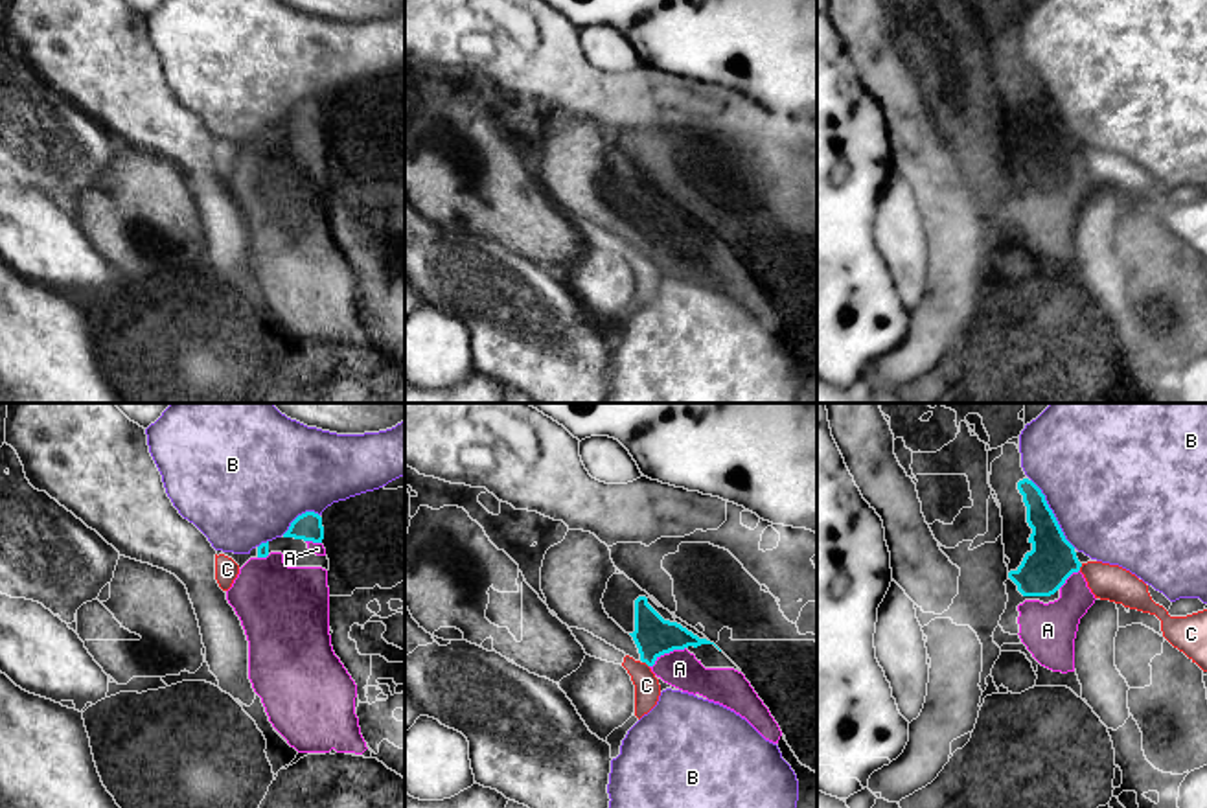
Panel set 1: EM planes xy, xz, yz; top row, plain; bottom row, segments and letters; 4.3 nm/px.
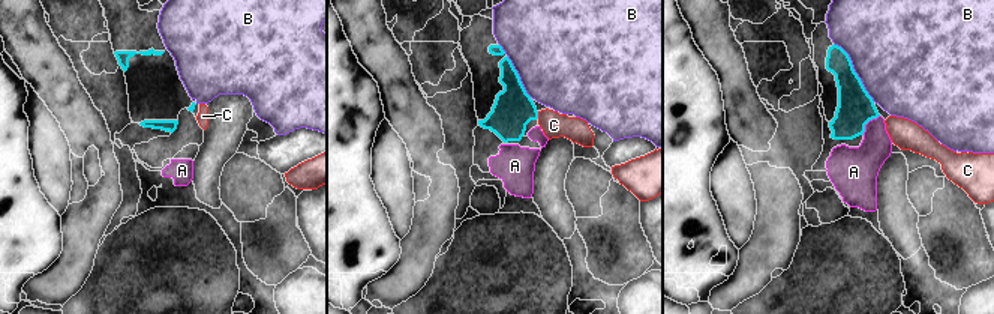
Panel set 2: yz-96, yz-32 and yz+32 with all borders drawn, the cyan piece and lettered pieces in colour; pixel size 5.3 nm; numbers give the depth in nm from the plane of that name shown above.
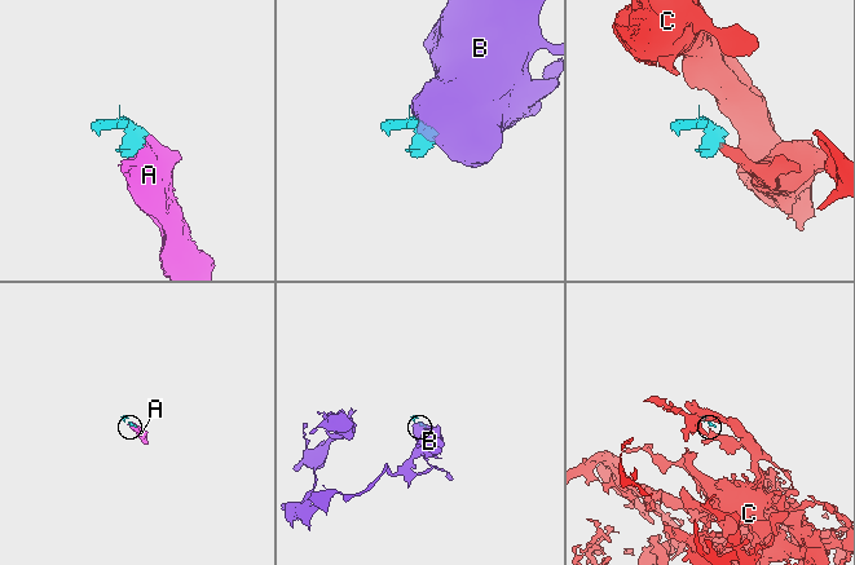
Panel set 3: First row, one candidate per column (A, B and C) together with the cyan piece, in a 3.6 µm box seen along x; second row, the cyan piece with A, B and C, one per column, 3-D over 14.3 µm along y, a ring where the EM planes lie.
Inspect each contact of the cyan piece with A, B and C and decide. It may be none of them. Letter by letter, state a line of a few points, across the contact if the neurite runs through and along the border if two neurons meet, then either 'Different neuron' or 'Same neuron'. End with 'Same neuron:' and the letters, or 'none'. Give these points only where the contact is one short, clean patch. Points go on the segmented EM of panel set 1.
A: Same neuron
B: Different neuron
C: Line: xz (643, 661), (648, 667). Different neuron
Same neuron: A

